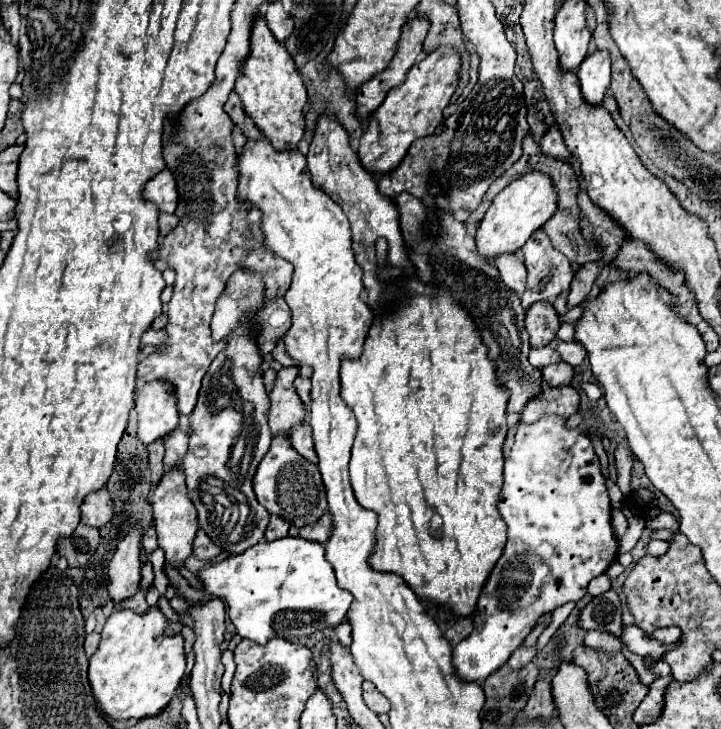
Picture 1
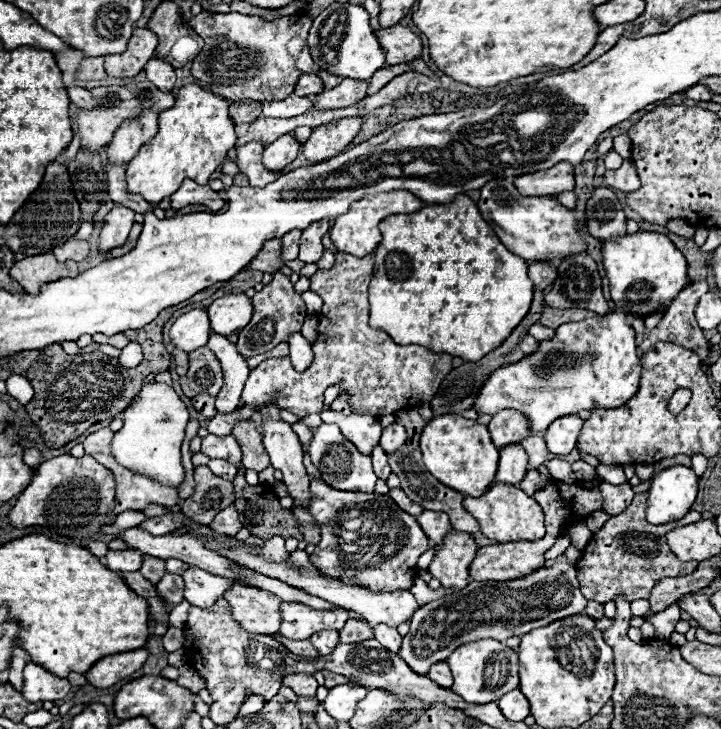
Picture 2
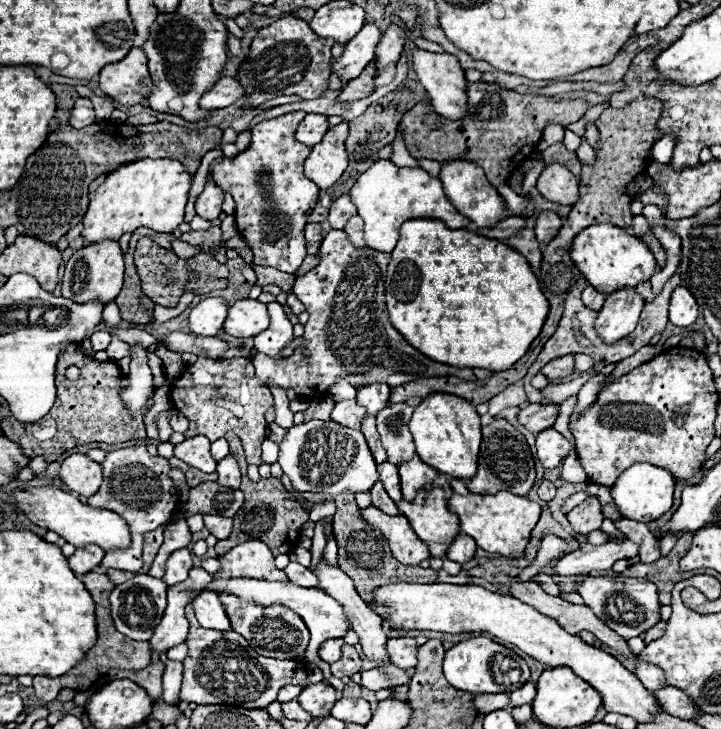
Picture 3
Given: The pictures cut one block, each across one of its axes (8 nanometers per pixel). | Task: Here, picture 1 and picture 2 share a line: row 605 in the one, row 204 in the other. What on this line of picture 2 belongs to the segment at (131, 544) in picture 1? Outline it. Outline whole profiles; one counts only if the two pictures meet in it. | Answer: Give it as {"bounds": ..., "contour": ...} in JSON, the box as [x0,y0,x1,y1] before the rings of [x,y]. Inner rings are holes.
{"bounds":[98,204,136,252],"contour":[[[114,204],[114,208],[106,214],[104,226],[100,230],[100,242],[98,242],[100,252],[108,252],[108,250],[122,246],[126,242],[130,228],[134,224],[134,216],[136,216],[134,210]]]}

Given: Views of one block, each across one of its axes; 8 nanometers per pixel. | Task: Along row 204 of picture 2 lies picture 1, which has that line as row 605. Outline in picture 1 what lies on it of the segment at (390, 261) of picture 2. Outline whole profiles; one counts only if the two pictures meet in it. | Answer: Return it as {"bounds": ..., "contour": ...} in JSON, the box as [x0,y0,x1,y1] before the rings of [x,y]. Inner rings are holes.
{"bounds":[340,248,510,618],"contour":[[[408,248],[408,258],[414,270],[414,276],[424,282],[432,284],[436,292],[432,296],[424,294],[410,294],[410,296],[400,296],[396,308],[390,314],[380,314],[374,316],[372,326],[368,328],[366,340],[364,340],[364,350],[360,358],[344,358],[340,366],[340,382],[342,382],[342,398],[344,402],[352,408],[358,420],[358,434],[352,446],[352,458],[350,458],[350,482],[356,500],[360,506],[366,510],[376,512],[378,516],[378,528],[376,528],[376,544],[374,550],[368,558],[368,566],[372,566],[378,572],[392,572],[404,578],[404,582],[414,590],[414,594],[432,606],[438,606],[446,612],[450,612],[454,618],[466,618],[474,612],[480,590],[484,588],[484,582],[488,580],[488,574],[492,572],[494,564],[502,556],[504,544],[506,544],[506,524],[502,522],[496,500],[500,496],[500,486],[502,486],[502,466],[504,466],[504,456],[502,456],[502,446],[506,438],[506,404],[510,394],[504,390],[504,386],[496,378],[496,362],[488,358],[488,348],[482,344],[482,338],[476,330],[476,324],[472,322],[470,314],[456,302],[452,292],[446,292],[442,284],[434,276],[434,268],[428,264],[428,256],[418,254]]]}

